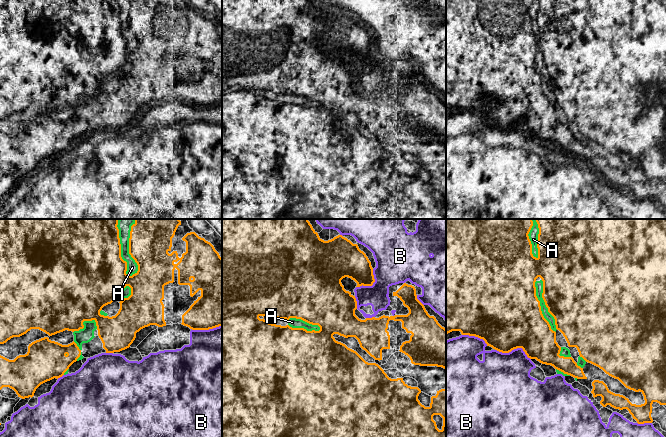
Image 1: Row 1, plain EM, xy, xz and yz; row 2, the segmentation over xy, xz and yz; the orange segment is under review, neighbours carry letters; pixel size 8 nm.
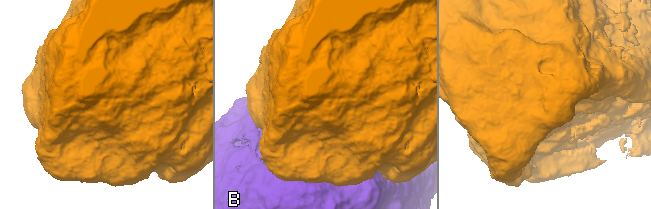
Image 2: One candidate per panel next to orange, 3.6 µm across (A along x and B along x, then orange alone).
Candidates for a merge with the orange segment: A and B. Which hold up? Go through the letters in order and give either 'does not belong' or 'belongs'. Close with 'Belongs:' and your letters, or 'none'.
A: belongs
B: does not belong
Belongs: A

